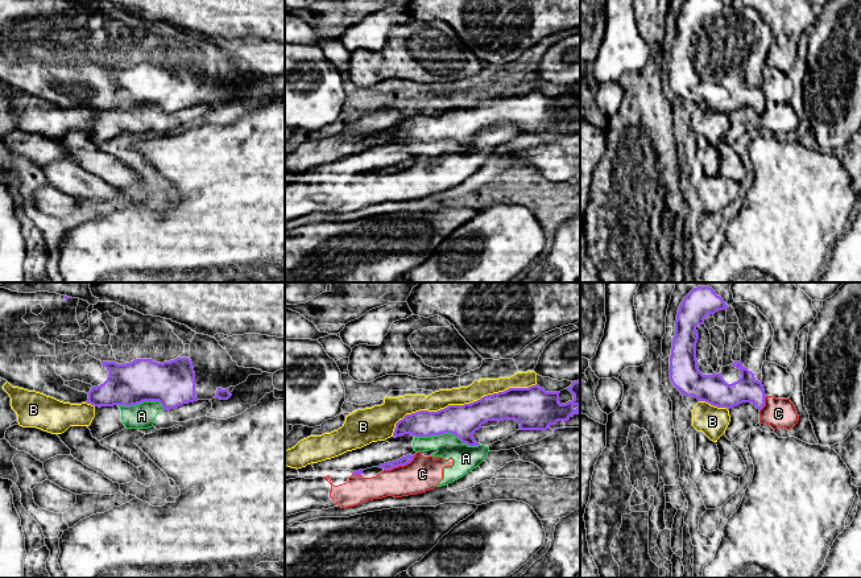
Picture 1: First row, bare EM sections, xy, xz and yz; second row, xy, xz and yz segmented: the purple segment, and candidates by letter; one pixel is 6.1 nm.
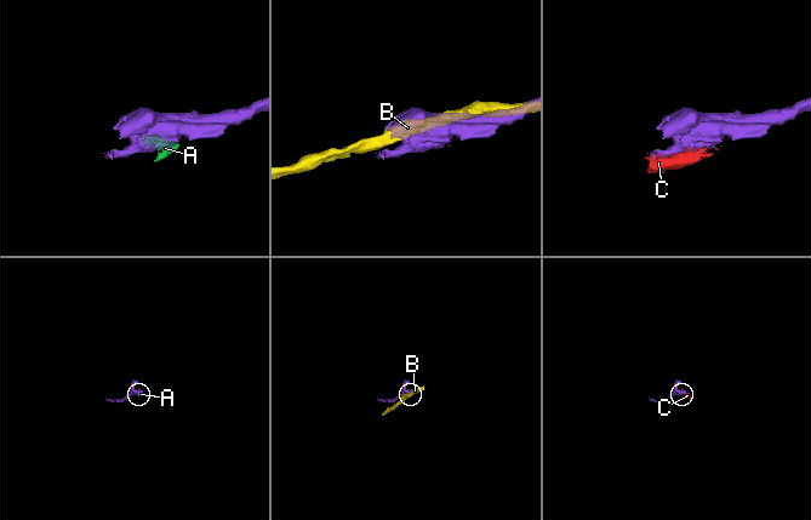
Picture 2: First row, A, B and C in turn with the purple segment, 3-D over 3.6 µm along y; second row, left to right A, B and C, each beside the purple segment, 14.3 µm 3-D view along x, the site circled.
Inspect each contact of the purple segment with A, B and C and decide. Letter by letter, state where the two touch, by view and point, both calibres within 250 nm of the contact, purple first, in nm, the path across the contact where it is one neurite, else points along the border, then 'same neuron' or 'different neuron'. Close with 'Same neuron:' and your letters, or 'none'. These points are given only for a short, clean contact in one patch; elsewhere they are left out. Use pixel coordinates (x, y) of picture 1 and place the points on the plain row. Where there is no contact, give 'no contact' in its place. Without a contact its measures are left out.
A: meets purple in xz at (447, 136); 190 nm thick on the purple side, 160 nm on the other; border along xz (414, 140), (452, 137), (468, 149), (479, 149); different neuron
B: meets purple in xz at (459, 110); 190 nm thick on the purple side, 120 nm on the other; different neuron
C: meets purple in xz at (401, 169); 50 nm thick on the purple side, 220 nm on the other; different neuron
Same neuron: none

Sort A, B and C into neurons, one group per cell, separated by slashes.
A C / B

